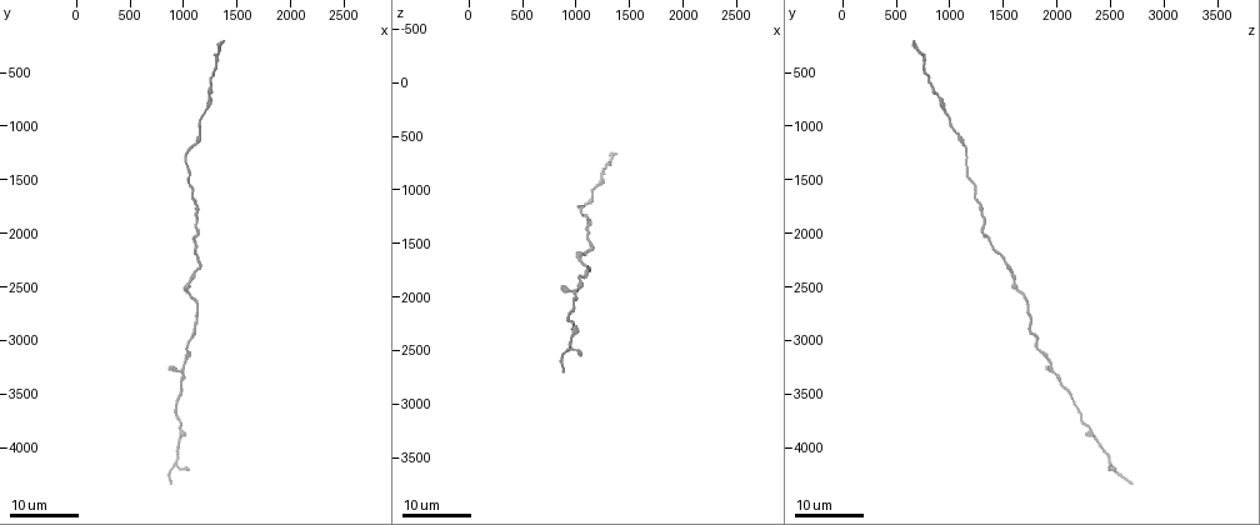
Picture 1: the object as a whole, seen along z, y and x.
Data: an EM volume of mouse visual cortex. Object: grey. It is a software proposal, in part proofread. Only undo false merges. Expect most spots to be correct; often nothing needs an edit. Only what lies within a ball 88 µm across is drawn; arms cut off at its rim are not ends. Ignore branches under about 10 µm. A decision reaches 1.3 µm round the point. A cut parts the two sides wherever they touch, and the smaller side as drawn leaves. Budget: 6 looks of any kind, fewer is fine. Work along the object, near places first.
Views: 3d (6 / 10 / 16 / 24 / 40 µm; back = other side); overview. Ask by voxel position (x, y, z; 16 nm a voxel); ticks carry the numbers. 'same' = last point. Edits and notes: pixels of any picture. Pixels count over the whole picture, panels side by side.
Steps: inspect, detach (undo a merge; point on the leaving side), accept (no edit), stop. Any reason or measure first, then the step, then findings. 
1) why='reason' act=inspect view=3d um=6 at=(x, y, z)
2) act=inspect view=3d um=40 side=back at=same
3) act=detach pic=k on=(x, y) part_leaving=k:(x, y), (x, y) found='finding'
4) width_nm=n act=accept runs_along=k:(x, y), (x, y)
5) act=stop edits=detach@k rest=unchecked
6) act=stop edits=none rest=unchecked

why='thick turns thin' act=inspect view=3d um=16 at=(1040, 3100, 1840)

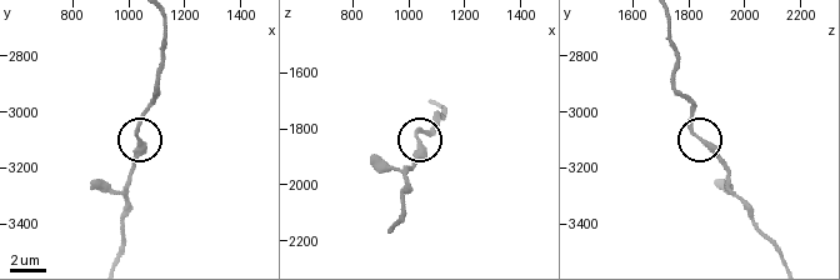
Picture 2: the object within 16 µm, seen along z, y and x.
act=inspect view=3d um=6 at=(1040, 3100, 1830)

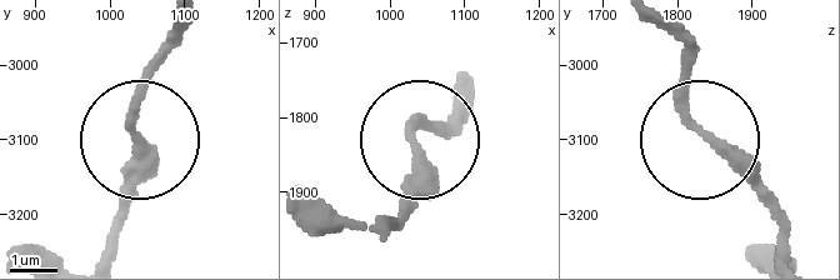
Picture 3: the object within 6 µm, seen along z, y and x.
act=accept runs_along=3:(465, 95), (421, 130), (401, 223) found='all the same cell'

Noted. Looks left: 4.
why='calibre changes' act=inspect view=3d um=24 at=(960, 3940, 2360)

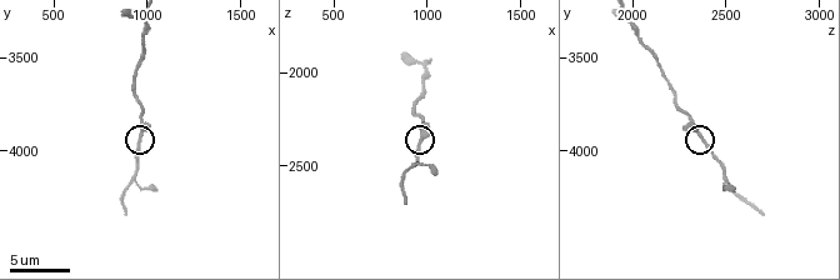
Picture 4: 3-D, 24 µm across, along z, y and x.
act=inspect view=3d um=6 at=(960, 3940, 2360)

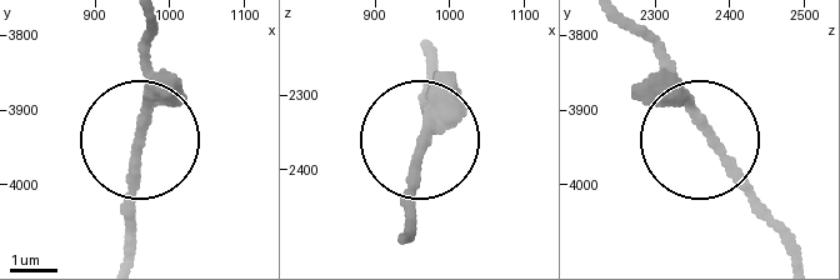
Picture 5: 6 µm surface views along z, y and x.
act=accept runs_along=5:(153, 29), (129, 228) found='all the same cell'

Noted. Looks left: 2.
act=inspect view=3d um=16 at=(1140, 2300, 1540)

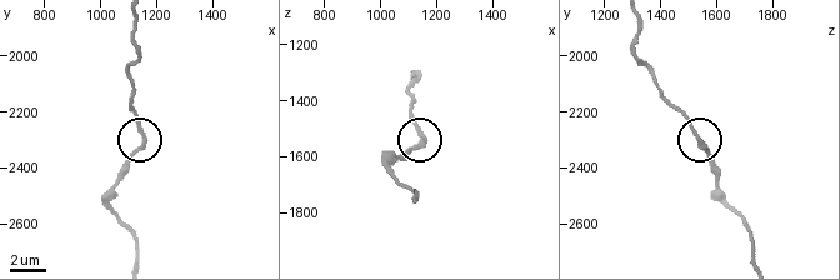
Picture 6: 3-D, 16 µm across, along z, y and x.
act=inspect view=3d um=6 at=(1140, 2330, 1560)

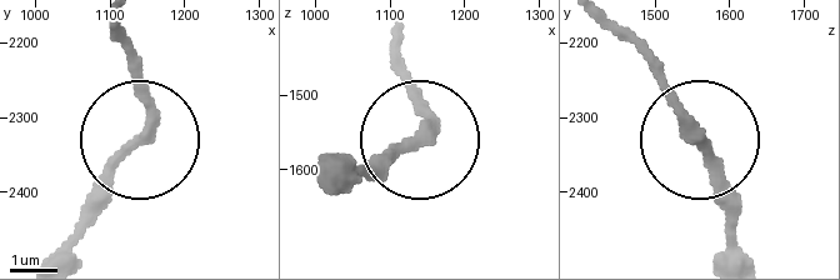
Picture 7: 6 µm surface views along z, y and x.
side_arm_um=42 act=accept runs_along=7:(693, 136), (621, 29) found='all the same cell'

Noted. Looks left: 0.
act=stop edits=none rest=unchecked

